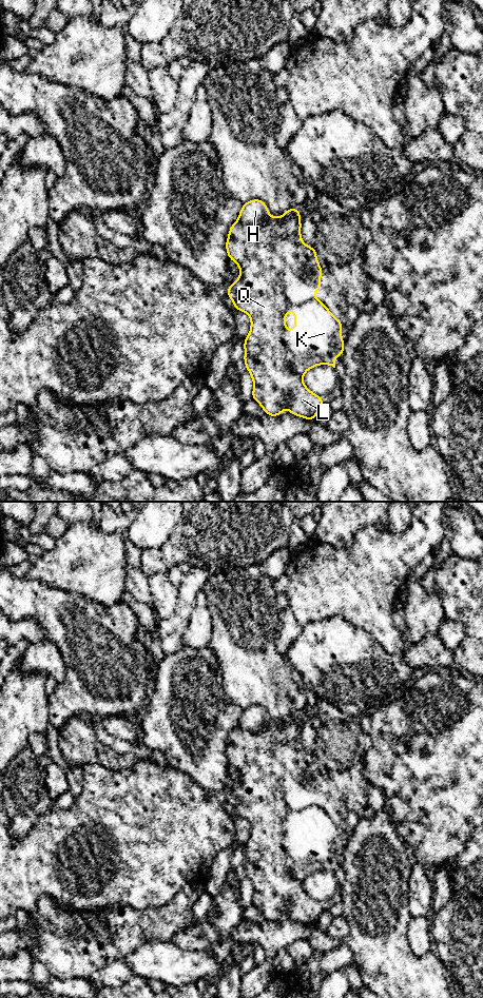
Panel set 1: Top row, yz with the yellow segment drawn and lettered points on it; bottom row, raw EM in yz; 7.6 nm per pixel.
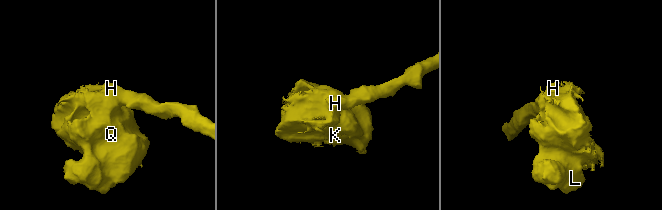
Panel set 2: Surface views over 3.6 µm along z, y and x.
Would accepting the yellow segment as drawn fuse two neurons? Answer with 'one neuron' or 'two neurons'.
two neurons

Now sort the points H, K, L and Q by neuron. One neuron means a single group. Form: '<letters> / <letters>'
H / K L Q

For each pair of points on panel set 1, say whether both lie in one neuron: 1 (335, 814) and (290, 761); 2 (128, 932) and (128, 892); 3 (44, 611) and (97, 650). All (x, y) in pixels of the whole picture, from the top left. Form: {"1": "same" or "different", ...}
{"1": "same", "2": "different", "3": "same"}

